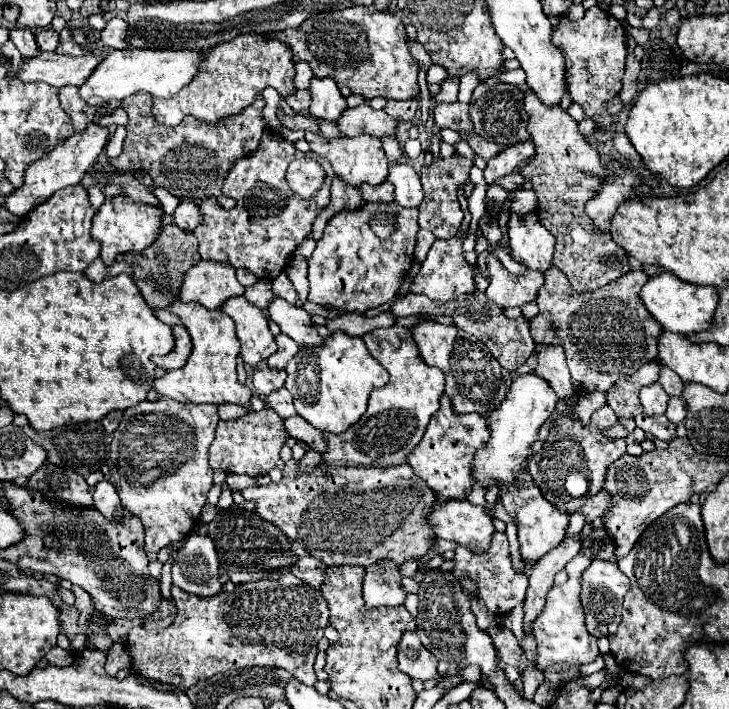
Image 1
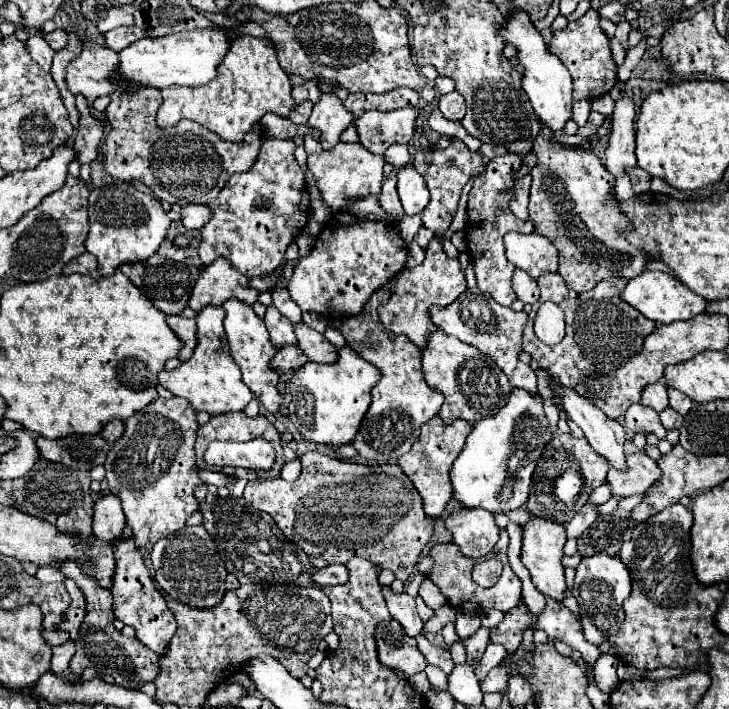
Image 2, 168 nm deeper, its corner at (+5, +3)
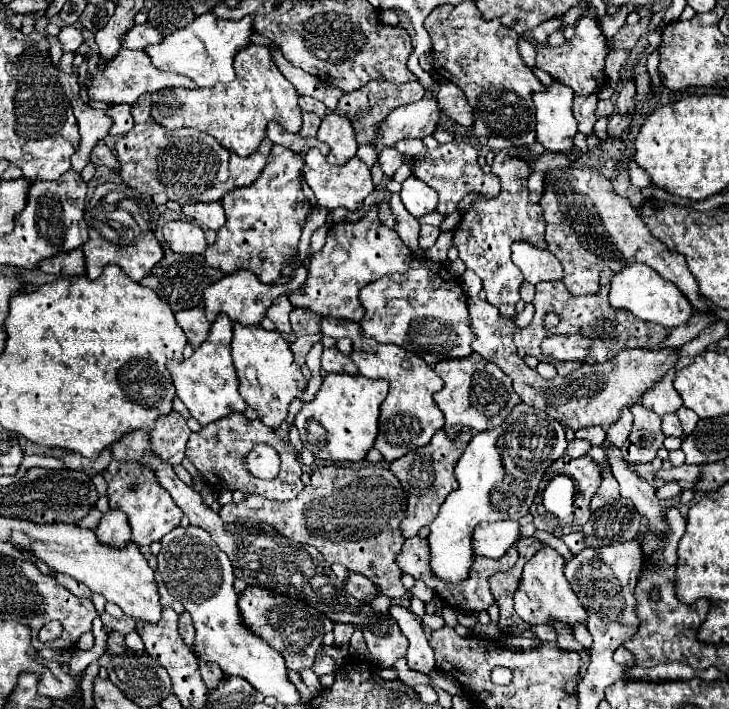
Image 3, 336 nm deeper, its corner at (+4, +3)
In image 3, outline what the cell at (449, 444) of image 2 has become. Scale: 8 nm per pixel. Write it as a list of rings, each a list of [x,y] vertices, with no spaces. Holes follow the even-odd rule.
[[[462,428],[462,432],[452,440],[446,436],[444,430],[438,430],[430,444],[420,446],[418,450],[412,450],[410,454],[398,458],[392,462],[390,470],[396,474],[396,478],[402,482],[406,494],[408,494],[408,518],[404,518],[402,522],[402,534],[406,538],[416,536],[416,532],[424,526],[430,526],[430,522],[438,516],[440,506],[444,504],[446,496],[458,488],[456,478],[454,478],[454,466],[458,462],[458,458],[462,456],[462,450],[468,446],[472,438],[472,430],[470,428]]]

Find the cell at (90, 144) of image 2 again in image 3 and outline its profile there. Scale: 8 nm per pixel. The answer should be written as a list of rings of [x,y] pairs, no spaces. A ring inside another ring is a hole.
[[[100,140],[96,146],[94,146],[94,152],[90,154],[90,162],[94,166],[106,166],[110,170],[118,170],[118,160],[114,158],[112,150],[104,144],[104,140]]]

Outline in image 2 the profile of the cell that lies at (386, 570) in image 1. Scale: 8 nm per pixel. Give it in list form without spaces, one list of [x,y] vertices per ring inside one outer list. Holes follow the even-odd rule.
[[[383,588],[383,596],[385,596],[391,618],[403,626],[405,634],[411,638],[419,636],[423,630],[423,620],[419,618],[419,614],[415,610],[415,598],[405,592],[393,594],[391,588]]]

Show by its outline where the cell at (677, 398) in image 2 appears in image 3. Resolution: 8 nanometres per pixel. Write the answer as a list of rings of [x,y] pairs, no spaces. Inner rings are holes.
[[[682,406],[682,410],[678,410],[676,416],[678,416],[680,422],[682,422],[682,430],[684,430],[684,434],[690,434],[690,432],[694,430],[696,422],[698,422],[698,414],[694,414],[694,410],[688,410],[686,406]]]

